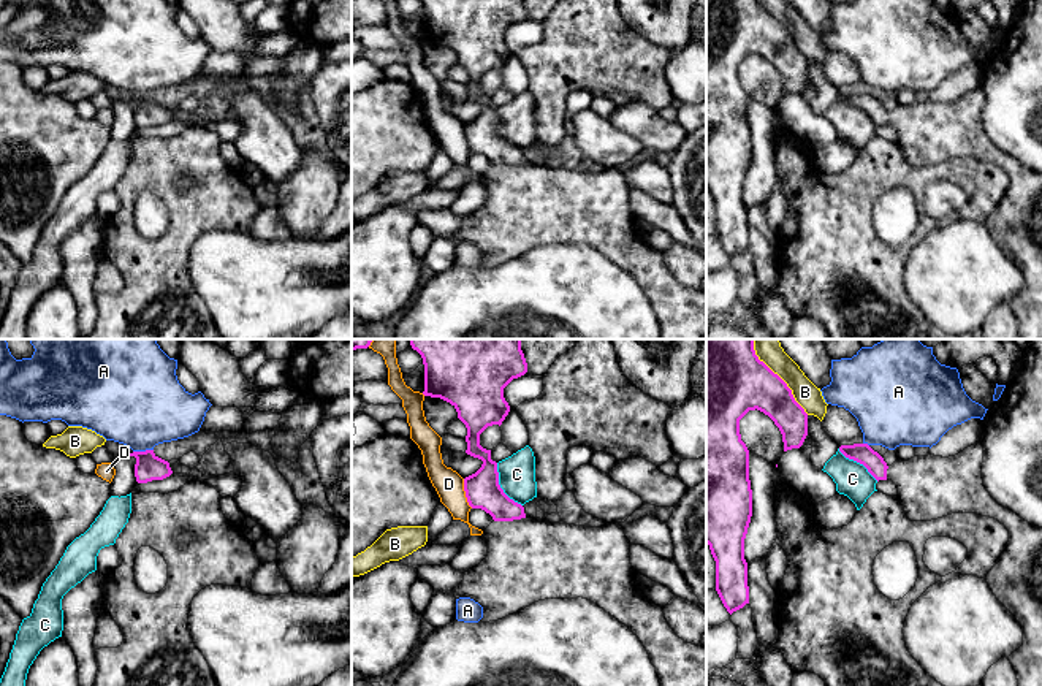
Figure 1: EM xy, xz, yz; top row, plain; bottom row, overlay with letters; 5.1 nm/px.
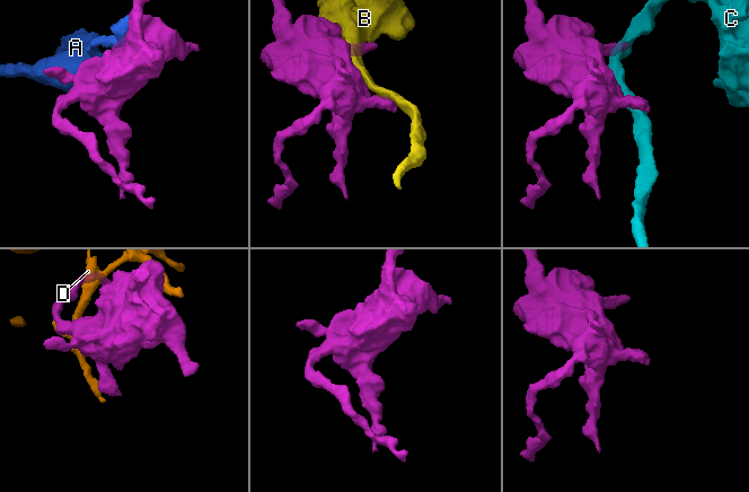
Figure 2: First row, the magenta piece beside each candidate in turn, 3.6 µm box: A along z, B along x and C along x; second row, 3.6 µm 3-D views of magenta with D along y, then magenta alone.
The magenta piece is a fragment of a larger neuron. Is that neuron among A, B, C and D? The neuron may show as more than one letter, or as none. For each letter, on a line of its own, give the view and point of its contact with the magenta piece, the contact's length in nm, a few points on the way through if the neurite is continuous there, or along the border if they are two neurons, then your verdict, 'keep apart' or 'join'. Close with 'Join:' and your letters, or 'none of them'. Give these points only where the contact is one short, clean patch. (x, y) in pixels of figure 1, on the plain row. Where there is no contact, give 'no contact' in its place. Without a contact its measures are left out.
A: contact xy (143, 97); length 110 nm; keep apart
B: contact yz (786, 29); length 400 nm; keep apart
C: contact xz (499, 132); length 260 nm; keep apart
D: contact xz (466, 138); length 160 nm; keep apart
Join: none of them

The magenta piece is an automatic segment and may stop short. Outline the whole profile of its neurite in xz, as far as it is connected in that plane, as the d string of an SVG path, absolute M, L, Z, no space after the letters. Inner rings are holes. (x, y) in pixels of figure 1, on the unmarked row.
M421 0L424 10L424 41L440 43L450 48L458 63L467 73L466 98L483 106L481 112L464 124L464 136L472 154L481 154L492 162L492 168L483 176L488 200L475 212L469 214L464 225L451 236L456 244L470 242L483 252L481 268L497 266L545 244L588 244L626 269L646 293L651 309L660 328L660 339L706 339L706 293L679 284L665 265L664 253L646 244L637 228L637 217L630 209L630 189L621 168L605 168L600 173L550 168L540 163L527 163L524 152L510 144L499 130L497 108L491 105L491 95L480 90L480 79L492 70L502 70L510 57L504 43L504 33L527 17L524 0Z

